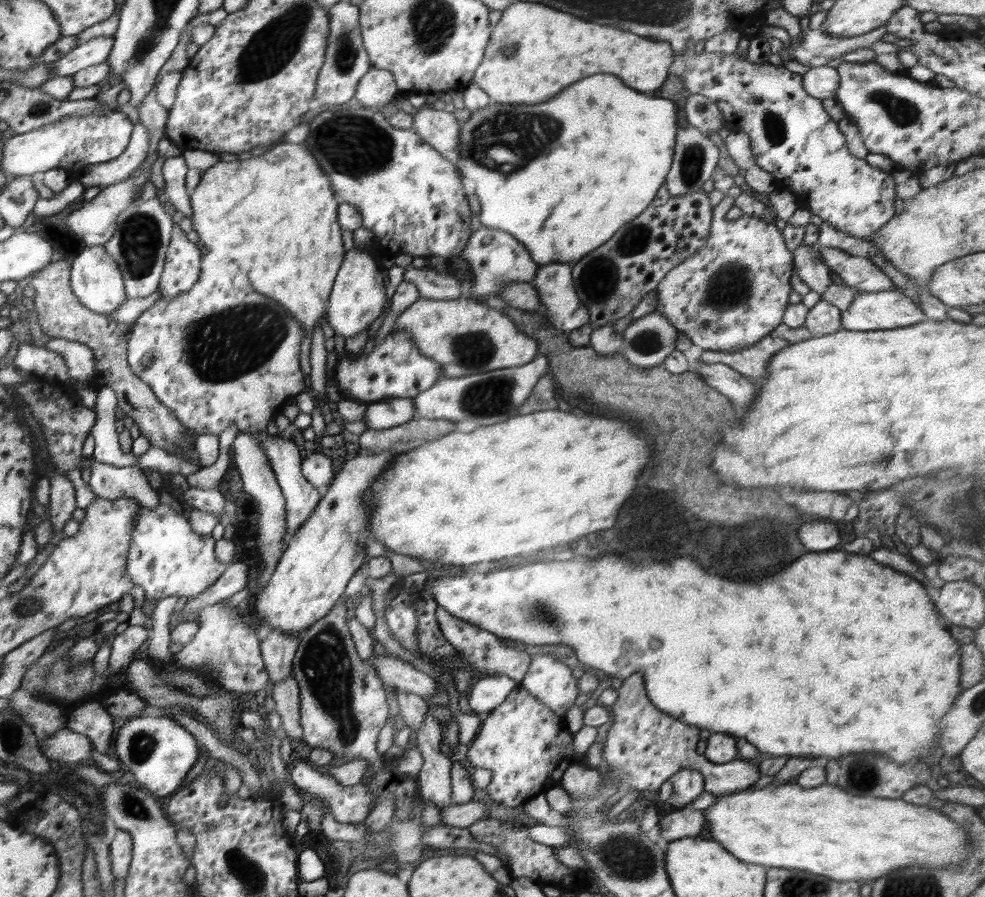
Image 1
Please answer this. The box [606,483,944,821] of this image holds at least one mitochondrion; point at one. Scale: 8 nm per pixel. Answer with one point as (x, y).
(745, 565)

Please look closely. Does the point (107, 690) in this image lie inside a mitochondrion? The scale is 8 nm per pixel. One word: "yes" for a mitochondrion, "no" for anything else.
no

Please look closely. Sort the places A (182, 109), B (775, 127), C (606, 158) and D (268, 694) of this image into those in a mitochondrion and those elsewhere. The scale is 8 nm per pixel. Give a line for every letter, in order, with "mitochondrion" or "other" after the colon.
A: other
B: mitochondrion
C: other
D: other

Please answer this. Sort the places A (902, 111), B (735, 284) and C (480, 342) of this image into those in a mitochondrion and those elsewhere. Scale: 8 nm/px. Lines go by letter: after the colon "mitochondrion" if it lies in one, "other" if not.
A: mitochondrion
B: mitochondrion
C: mitochondrion

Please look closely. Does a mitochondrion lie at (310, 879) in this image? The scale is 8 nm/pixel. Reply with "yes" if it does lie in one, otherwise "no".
no

